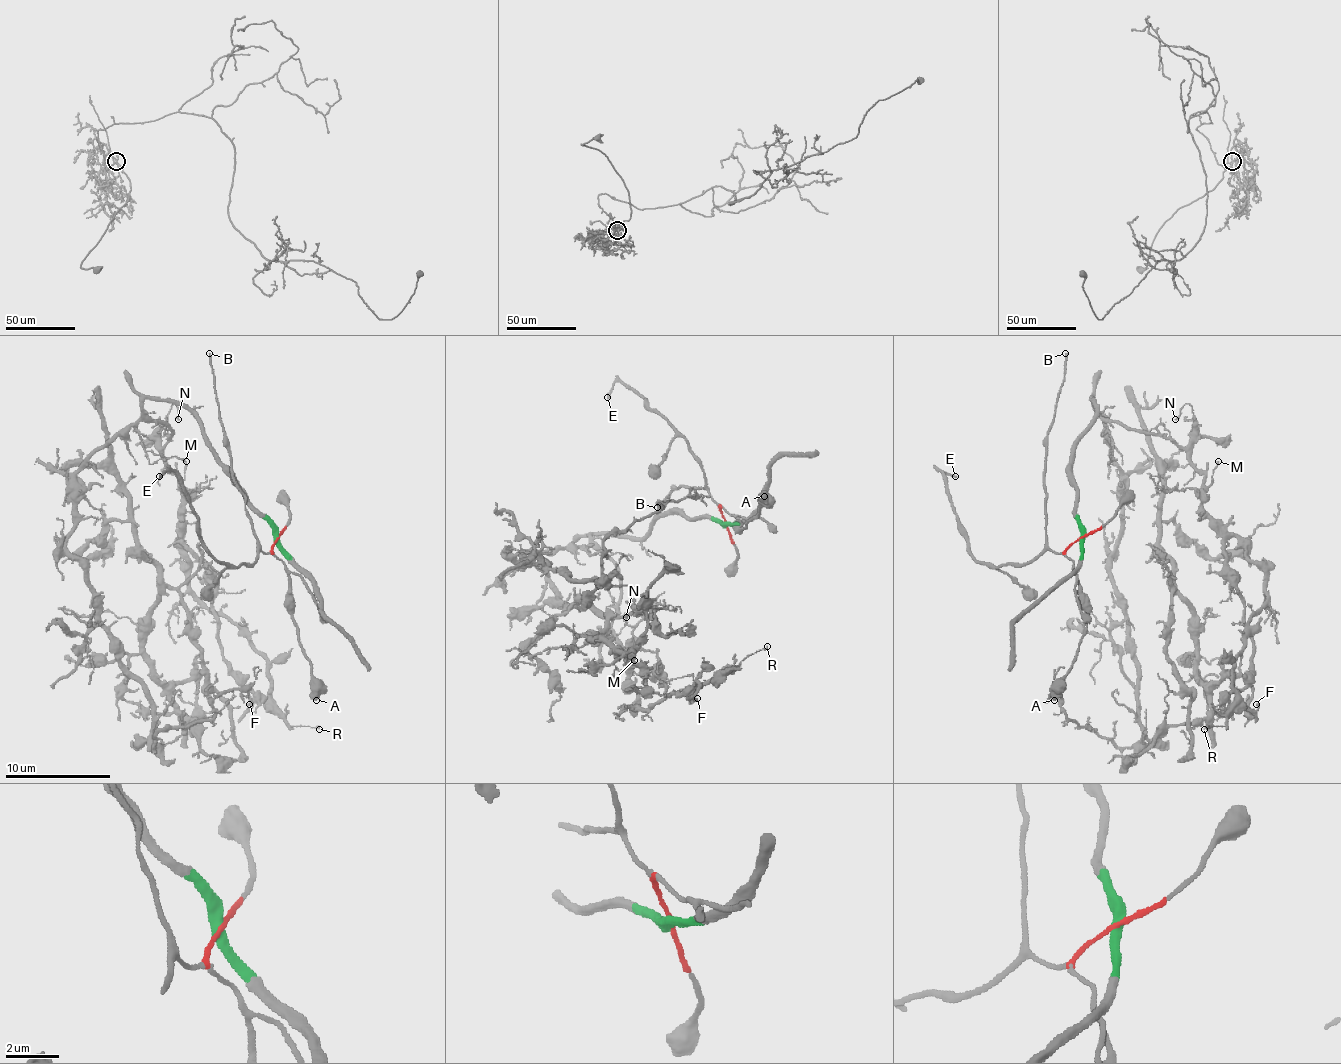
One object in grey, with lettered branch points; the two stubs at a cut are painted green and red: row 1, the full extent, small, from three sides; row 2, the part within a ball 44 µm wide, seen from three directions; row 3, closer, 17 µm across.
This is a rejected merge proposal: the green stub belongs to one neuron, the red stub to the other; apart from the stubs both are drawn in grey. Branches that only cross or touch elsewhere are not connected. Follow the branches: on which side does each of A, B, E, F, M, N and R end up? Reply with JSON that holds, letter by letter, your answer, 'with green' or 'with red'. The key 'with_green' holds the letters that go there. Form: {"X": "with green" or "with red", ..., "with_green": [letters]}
{"A": "with red", "B": "with red", "E": "with red", "F": "with green", "M": "with green", "N": "with green", "R": "with green", "with_green": ["F", "M", "N", "R"]}

